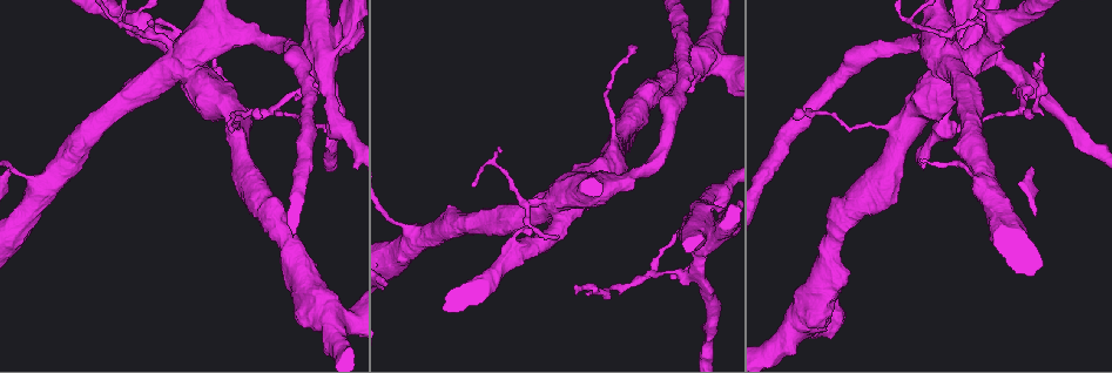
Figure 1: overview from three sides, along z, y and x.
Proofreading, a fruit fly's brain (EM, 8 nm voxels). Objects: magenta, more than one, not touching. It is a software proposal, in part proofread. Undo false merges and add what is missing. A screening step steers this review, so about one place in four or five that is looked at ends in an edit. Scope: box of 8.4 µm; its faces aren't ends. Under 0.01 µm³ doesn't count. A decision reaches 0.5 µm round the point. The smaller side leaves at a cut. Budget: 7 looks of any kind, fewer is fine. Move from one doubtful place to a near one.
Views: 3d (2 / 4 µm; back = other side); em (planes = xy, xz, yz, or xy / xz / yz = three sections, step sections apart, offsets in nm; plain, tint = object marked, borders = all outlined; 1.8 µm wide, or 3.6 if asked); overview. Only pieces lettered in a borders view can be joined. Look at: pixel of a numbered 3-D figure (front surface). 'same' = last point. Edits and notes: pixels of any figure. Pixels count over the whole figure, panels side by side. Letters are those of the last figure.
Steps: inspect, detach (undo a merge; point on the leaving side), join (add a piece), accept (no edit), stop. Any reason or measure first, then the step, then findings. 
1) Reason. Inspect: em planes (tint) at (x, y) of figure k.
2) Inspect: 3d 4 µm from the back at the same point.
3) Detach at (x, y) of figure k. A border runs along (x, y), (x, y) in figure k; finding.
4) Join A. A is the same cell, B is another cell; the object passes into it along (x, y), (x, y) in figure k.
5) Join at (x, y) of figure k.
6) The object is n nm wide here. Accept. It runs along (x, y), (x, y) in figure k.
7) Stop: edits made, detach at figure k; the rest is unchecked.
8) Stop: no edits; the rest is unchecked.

End of a long branch. Inspect: em xz step 4 (tint) at (573, 286) of figure 1.

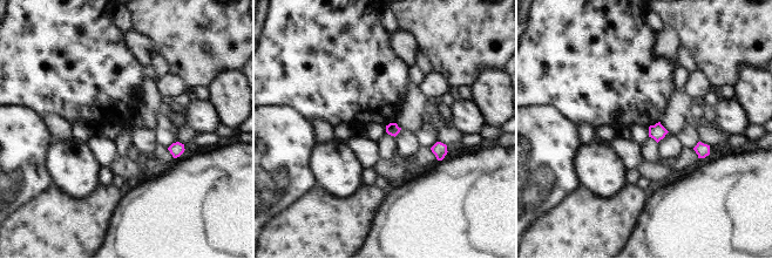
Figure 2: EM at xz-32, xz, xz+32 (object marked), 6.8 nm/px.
Another direction. Inspect: em planes (borders) at the same point.

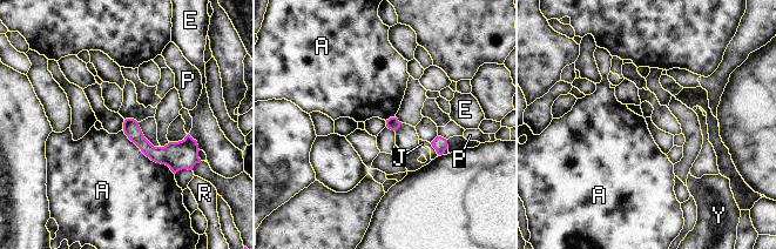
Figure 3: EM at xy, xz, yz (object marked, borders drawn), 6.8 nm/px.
Accept. A, E, J, P, R and Y are other cells; it runs along (127, 122), (153, 153), (176, 167) in figure 3; no lettered piece goes on from it.

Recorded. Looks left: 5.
Thick turns thin. Inspect: em 3.6 µm planes (borders) at (995, 58) of figure 1.

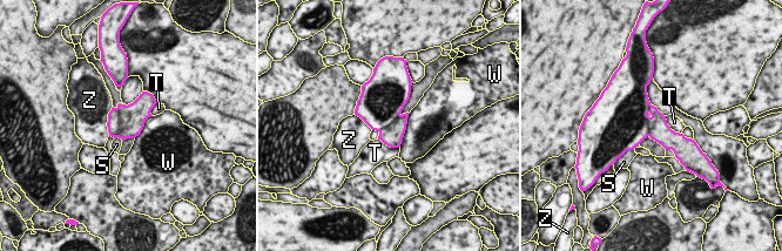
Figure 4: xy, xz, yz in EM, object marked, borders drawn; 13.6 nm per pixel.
The longest contact is with W, 460 nm. Detach at (133, 116) of figure 4. S, T, W and Z are other cells; a border runs along (115, 108), (119, 113), (119, 136) in figure 4; two cells meet here.

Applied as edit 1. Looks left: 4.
Redraw. Inspect: overview.

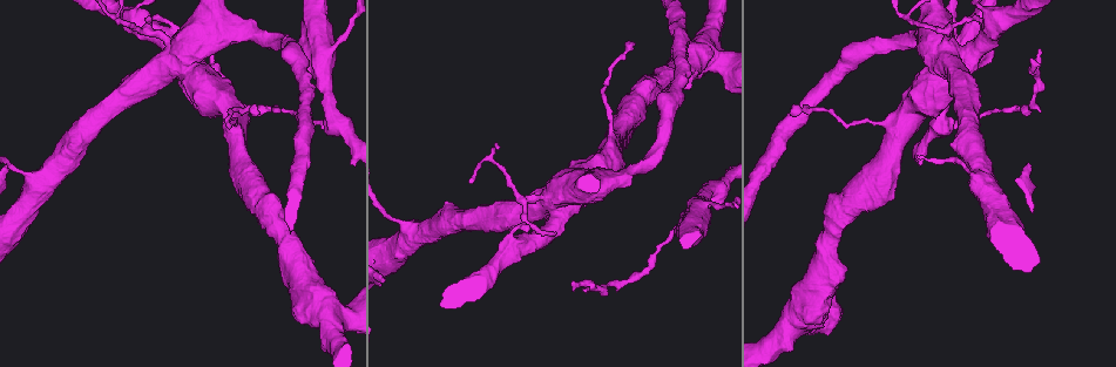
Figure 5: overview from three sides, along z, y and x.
Thick turns thin. Inspect: em planes (tint) at (236, 119) of figure 5.

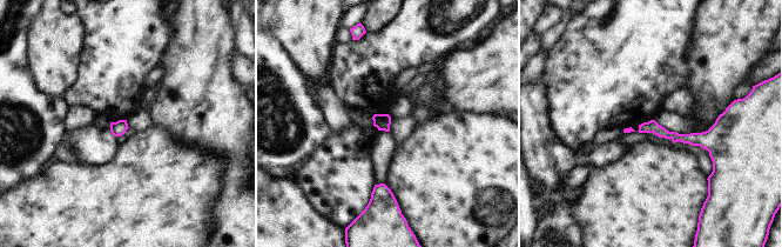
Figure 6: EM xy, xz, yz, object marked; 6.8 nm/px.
What lies round it. Inspect: em planes (borders) at the same point.

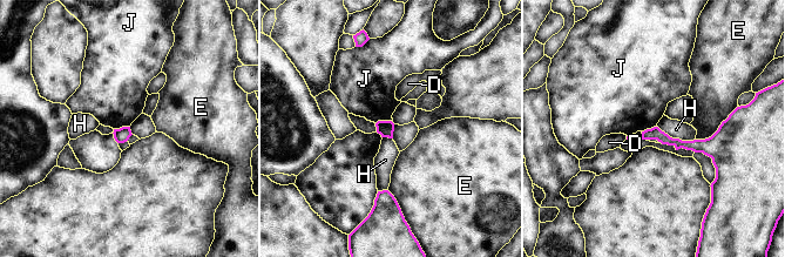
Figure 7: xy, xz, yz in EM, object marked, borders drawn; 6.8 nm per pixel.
Accept. D, E, H and J are other cells; a border runs along (392, 121), (378, 121), (376, 123) in figure 7; all the same cell.

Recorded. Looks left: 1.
Stop: edits made, detach at figure 4; the rest is unchecked.

